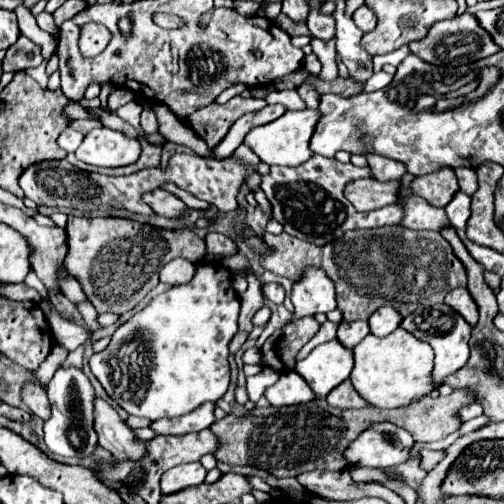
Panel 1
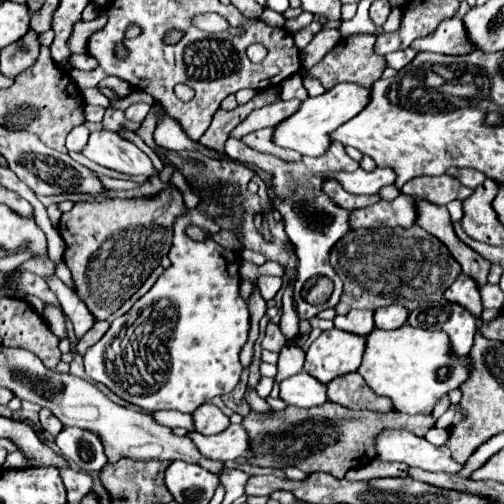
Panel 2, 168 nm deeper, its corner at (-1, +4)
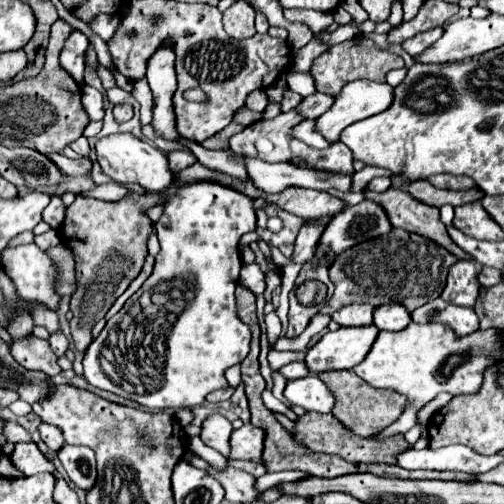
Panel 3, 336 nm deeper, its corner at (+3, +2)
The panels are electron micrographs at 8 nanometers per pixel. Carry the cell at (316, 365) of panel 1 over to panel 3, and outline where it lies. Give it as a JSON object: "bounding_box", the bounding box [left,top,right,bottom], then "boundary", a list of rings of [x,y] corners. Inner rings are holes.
{"bounding_box":[306,325,378,373],"boundary":[[[376,325],[340,327],[338,331],[330,331],[312,349],[308,349],[306,365],[312,373],[352,369],[368,355],[378,333]]]}

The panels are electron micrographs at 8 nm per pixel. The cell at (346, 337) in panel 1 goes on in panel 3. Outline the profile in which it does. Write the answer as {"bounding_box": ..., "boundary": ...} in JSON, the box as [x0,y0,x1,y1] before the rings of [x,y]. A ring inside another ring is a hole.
{"bounding_box":[332,303,374,327],"boundary":[[[350,303],[332,313],[332,319],[342,327],[360,327],[372,323],[374,307],[370,303]]]}

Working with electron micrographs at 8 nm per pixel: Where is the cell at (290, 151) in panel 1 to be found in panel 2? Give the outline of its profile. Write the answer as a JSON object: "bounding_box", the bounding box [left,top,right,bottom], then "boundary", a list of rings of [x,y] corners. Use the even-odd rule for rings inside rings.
{"bounding_box":[272,83,370,157],"boundary":[[[340,83],[340,85],[336,85],[330,91],[326,91],[320,97],[306,99],[298,107],[298,111],[294,115],[290,115],[288,119],[284,119],[282,123],[278,123],[274,127],[272,143],[278,145],[278,147],[284,147],[284,149],[298,151],[302,157],[318,157],[318,155],[322,155],[328,149],[328,145],[330,145],[328,135],[334,129],[338,129],[342,123],[352,119],[358,113],[358,109],[362,109],[366,105],[368,93],[370,93],[370,89],[364,89],[360,85]]]}

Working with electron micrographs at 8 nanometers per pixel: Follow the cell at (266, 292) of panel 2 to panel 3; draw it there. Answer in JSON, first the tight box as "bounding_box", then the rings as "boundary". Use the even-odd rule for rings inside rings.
{"bounding_box":[240,263,266,295],"boundary":[[[252,263],[252,265],[242,265],[242,271],[240,271],[240,283],[244,287],[248,287],[254,295],[262,295],[264,289],[266,289],[266,281],[264,281],[264,273],[260,271],[260,265],[258,263]]]}

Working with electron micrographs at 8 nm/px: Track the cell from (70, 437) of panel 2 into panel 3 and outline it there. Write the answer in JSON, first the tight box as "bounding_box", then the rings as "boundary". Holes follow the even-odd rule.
{"bounding_box":[58,445,96,491],"boundary":[[[64,445],[58,451],[58,459],[60,459],[62,467],[66,469],[70,481],[78,489],[90,491],[94,487],[94,483],[96,483],[96,457],[94,457],[92,449]]]}

